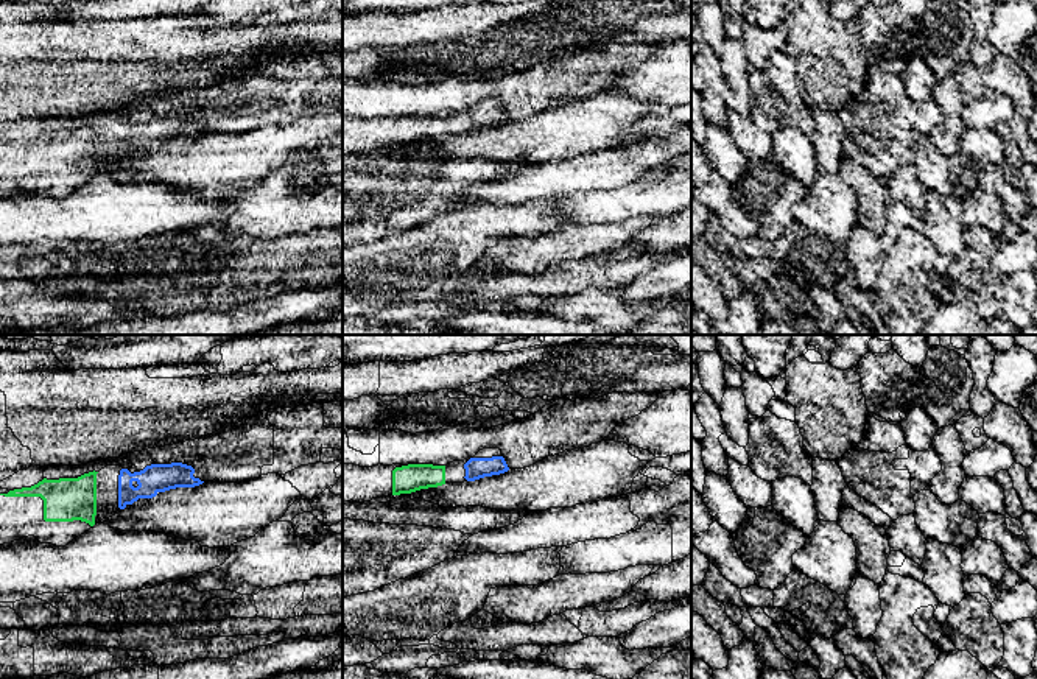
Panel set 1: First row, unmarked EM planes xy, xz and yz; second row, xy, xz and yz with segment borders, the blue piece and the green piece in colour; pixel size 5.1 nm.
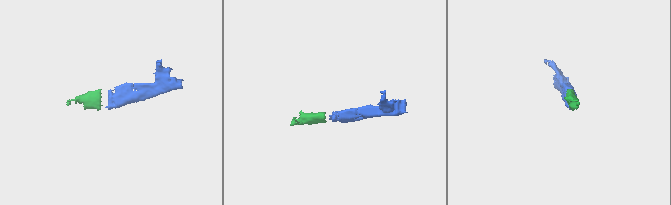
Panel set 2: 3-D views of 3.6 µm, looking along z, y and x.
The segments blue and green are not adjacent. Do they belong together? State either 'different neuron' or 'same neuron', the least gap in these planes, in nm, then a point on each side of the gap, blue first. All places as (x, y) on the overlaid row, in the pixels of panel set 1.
same neuron; gap 100 nm; span xz (464, 466), (444, 466)

